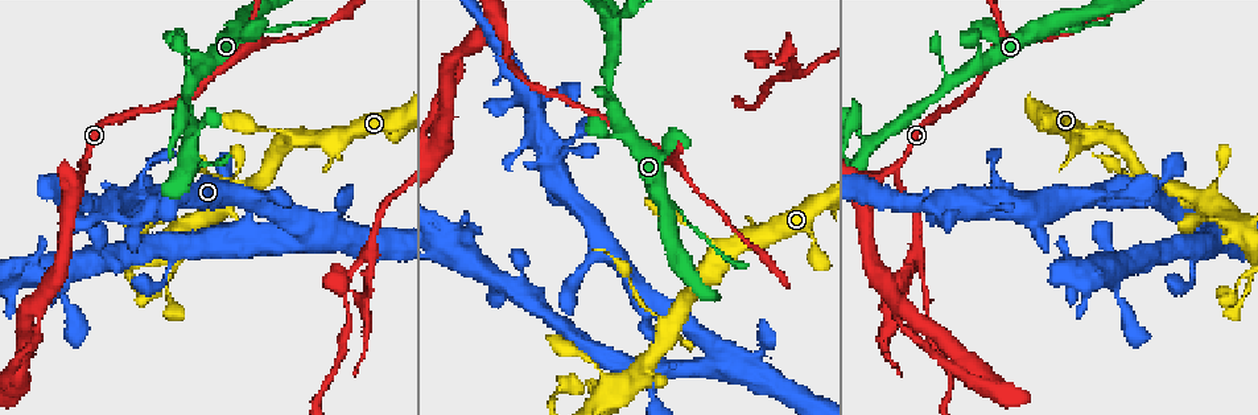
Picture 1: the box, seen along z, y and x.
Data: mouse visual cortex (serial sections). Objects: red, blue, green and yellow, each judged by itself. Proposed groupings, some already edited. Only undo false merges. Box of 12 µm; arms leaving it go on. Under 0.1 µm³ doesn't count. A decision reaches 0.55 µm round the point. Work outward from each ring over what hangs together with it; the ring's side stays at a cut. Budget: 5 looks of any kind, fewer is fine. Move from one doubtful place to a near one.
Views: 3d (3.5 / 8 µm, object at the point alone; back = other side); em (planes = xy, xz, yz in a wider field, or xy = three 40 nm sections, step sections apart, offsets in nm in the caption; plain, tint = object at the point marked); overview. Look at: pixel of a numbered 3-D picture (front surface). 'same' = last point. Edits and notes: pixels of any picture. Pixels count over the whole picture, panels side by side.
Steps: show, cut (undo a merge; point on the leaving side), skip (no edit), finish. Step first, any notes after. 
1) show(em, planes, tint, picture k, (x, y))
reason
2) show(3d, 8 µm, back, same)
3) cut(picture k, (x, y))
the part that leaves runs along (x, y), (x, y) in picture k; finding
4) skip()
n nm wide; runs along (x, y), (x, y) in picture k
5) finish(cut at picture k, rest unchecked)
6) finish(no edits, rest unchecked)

show(3d, 3.5 µm, picture 1, (189, 148))
four-way junction

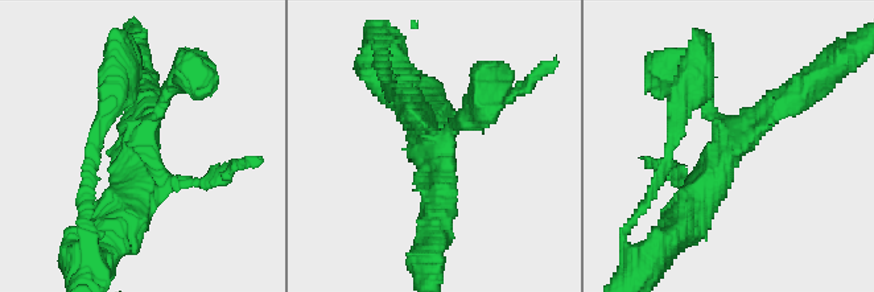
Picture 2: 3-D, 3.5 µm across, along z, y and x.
show(em, xy, step 1, tint, picture 2, (440, 148))
now the EM

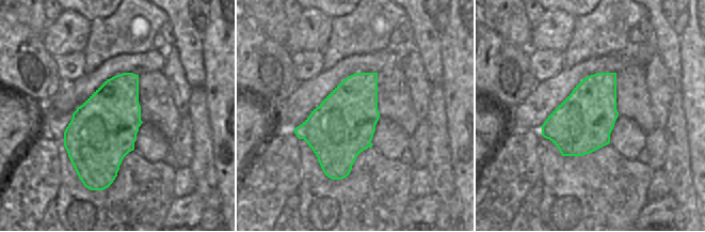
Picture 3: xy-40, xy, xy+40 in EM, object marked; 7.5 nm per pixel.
skip()
runs along (800, 86), (733, 138), (689, 216) in picture 2; one cell here

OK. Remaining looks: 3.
show(3d, 8 µm, picture 1, (166, 208))
sharp bend

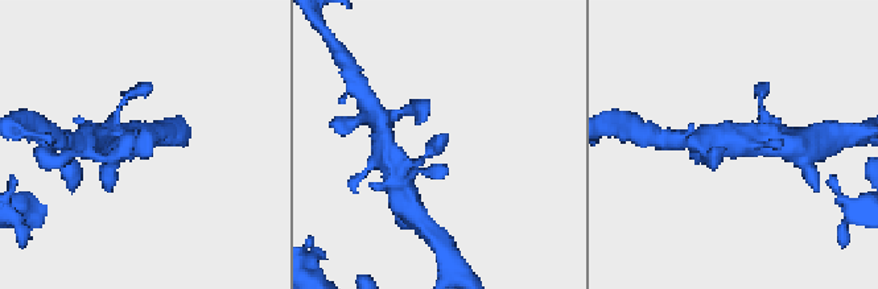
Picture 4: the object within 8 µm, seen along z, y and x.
show(em, xy, step 3, tint, picture 4, (438, 148))

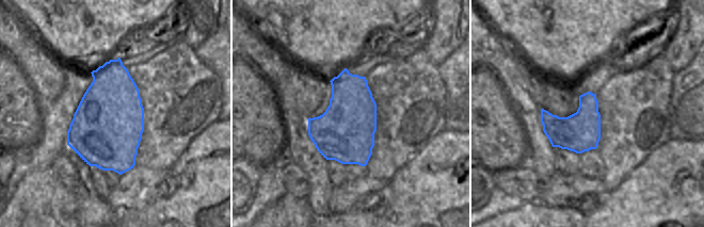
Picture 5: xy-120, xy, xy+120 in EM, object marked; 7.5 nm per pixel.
skip()
runs along (411, 169), (433, 151), (446, 135) in picture 4; all the same cell

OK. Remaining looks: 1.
finish(no edits, rest unchecked)

